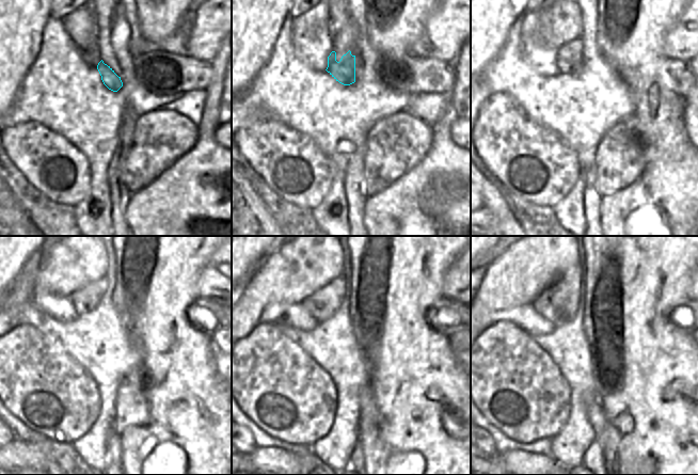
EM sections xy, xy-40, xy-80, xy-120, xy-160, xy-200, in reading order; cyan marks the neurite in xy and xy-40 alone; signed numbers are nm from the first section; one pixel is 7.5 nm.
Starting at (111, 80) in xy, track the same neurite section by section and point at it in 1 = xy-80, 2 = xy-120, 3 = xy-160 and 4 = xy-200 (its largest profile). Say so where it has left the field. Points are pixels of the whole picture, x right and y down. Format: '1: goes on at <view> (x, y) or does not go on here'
1: goes on at xy-80 (569, 57)
2: goes on at xy-120 (84, 300)
3: goes on at xy-160 (322, 304)
4: goes on at xy-200 (558, 303)

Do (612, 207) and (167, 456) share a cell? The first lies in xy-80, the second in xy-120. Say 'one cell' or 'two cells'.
one cell

